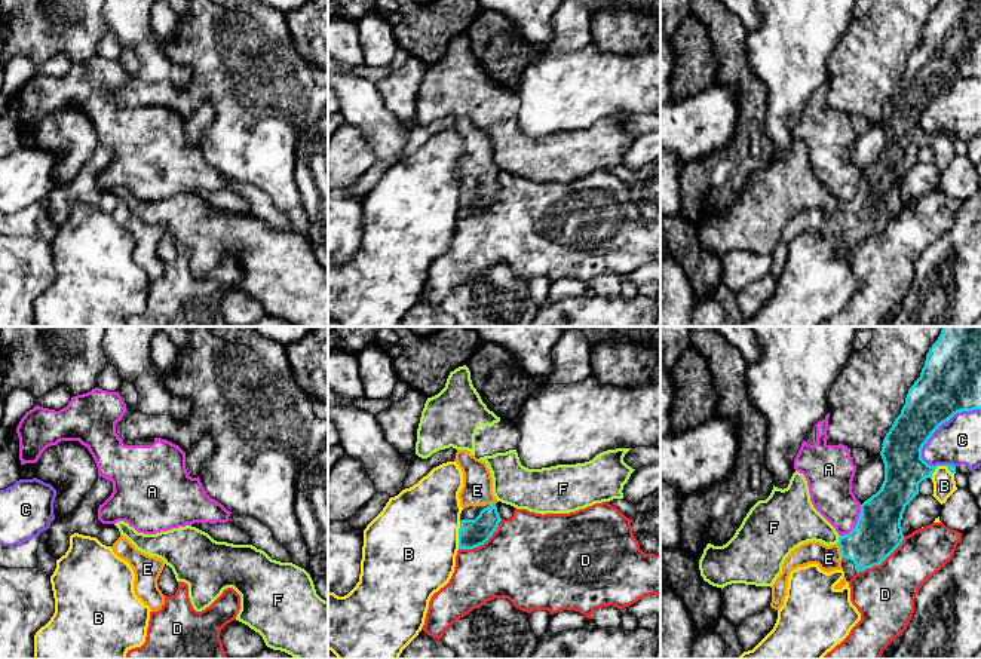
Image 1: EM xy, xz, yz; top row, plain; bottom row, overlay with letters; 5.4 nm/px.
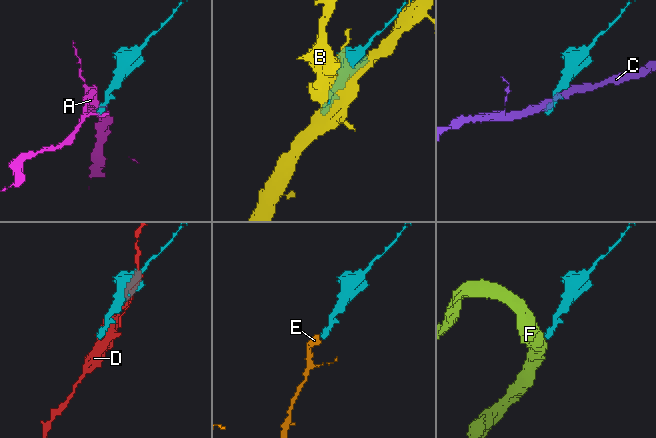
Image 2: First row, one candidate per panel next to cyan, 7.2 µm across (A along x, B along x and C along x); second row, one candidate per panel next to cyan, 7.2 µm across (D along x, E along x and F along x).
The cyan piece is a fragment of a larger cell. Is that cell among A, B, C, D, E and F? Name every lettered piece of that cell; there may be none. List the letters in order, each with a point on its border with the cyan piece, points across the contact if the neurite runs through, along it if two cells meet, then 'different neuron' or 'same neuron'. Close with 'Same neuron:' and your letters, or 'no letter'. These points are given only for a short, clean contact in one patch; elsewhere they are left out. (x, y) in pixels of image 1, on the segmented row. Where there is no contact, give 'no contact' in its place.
A: contact yz (857, 523); different neuron
B: contact yz (940, 465); different neuron
C: contact yz (944, 422); different neuron
D: contact yz (882, 561); different neuron
E: contact yz (840, 551); way yz (877, 533), (865, 545), (840, 551), (828, 558); same neuron
F: contact yz (839, 539); border yz (840, 536), (837, 542); different neuron
Same neuron: E

